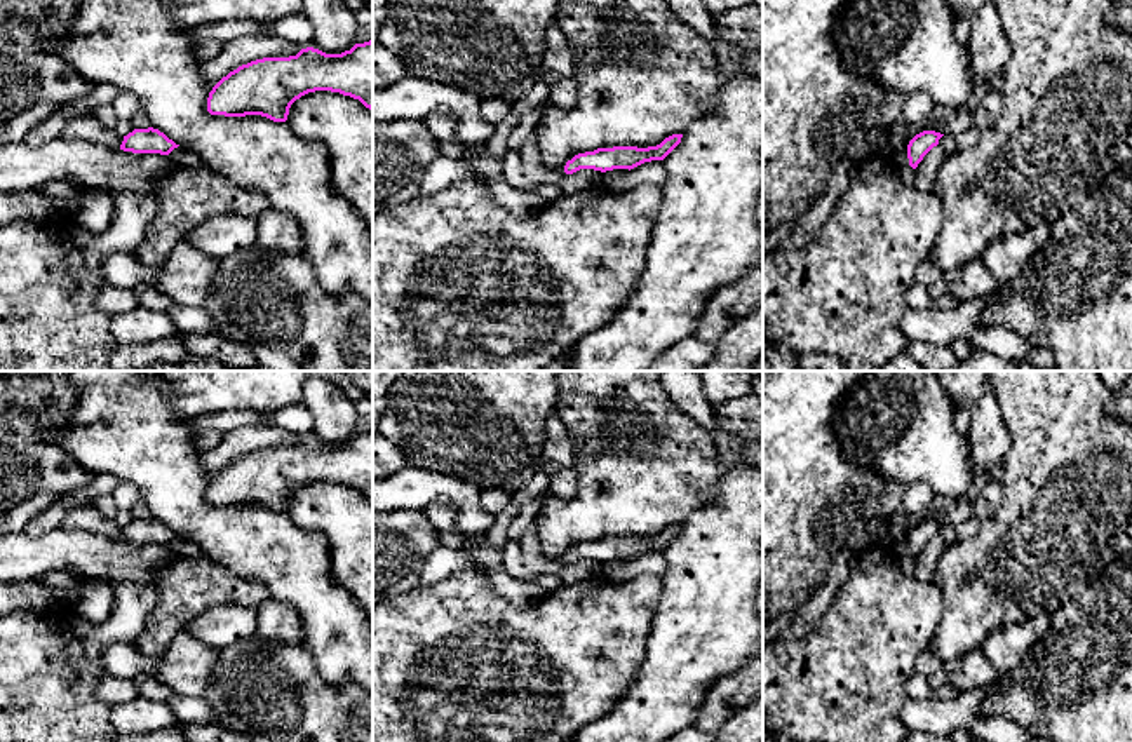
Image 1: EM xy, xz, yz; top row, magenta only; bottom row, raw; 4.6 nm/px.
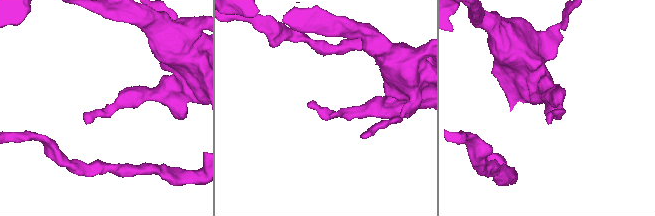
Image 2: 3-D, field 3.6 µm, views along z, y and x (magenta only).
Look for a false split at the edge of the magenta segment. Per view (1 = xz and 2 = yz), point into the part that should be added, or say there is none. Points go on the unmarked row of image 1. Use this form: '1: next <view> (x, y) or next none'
1: next none
2: next none

